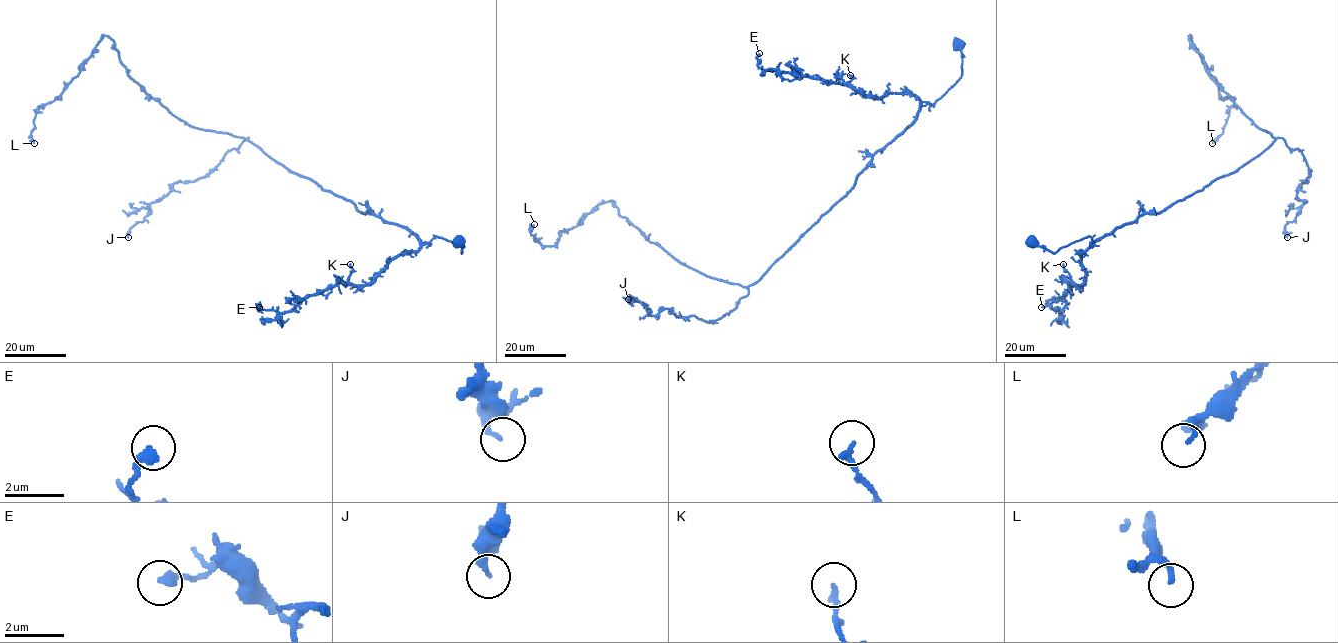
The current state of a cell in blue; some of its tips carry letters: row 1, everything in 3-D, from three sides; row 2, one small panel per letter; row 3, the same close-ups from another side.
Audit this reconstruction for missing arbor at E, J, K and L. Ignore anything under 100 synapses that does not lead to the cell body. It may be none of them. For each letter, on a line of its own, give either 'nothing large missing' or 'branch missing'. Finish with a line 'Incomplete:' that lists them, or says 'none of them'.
E: nothing large missing
J: nothing large missing
K: nothing large missing
L: nothing large missing
Incomplete: none of them

